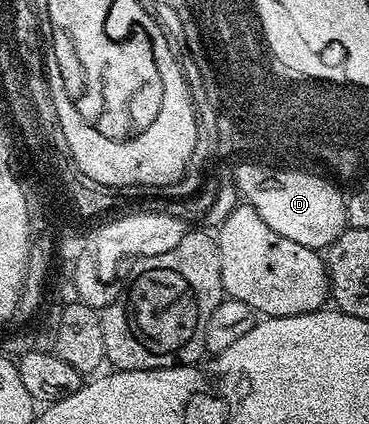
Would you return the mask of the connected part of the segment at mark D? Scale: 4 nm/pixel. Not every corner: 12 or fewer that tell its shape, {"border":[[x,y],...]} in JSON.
{"border":[[304,174],[233,179],[285,240],[322,251],[348,229],[344,191]]}

